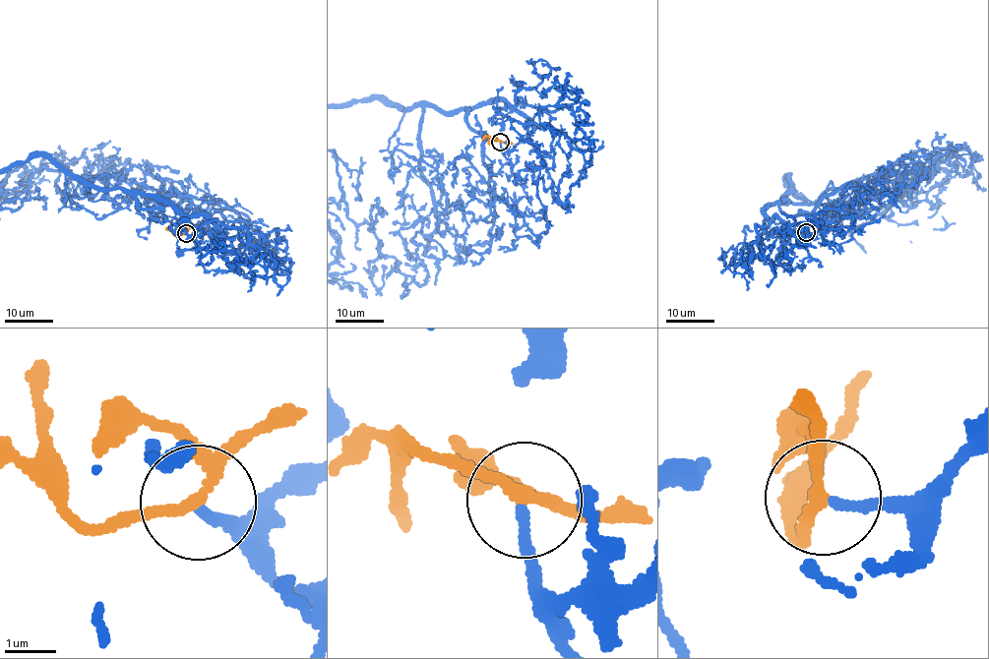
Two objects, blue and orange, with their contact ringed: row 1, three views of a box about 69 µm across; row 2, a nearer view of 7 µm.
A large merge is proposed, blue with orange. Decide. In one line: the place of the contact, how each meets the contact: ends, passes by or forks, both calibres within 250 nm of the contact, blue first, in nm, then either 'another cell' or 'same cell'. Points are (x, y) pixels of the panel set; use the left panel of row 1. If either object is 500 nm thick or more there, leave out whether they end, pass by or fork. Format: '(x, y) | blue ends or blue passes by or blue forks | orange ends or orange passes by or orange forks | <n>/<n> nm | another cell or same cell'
(186, 233) | blue ends | orange forks | 200/190 nm | same cell

